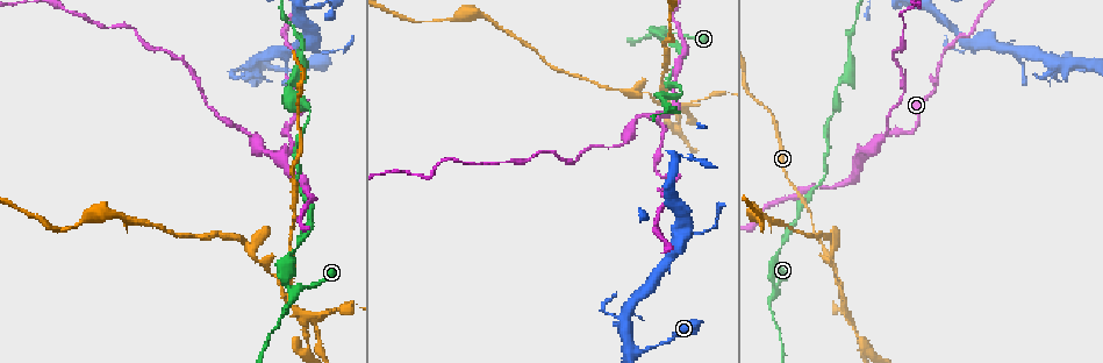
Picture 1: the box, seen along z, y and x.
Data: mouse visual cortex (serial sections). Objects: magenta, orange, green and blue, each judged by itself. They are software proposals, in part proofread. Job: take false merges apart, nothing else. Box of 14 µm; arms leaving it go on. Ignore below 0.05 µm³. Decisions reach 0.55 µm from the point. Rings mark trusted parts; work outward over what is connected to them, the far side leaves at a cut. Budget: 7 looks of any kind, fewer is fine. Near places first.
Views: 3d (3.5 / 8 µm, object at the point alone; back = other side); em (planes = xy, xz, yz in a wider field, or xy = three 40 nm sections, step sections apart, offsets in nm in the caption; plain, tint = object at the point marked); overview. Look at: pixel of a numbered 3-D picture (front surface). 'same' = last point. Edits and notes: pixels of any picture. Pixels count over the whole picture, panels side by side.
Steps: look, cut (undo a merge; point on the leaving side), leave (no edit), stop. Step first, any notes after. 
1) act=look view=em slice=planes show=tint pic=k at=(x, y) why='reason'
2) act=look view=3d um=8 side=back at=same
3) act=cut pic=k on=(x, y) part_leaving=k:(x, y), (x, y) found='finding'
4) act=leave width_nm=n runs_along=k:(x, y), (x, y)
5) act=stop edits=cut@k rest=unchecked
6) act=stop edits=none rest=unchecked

act=look view=3d um=3.5 pic=1 at=(666, 126) why='abrupt turn'

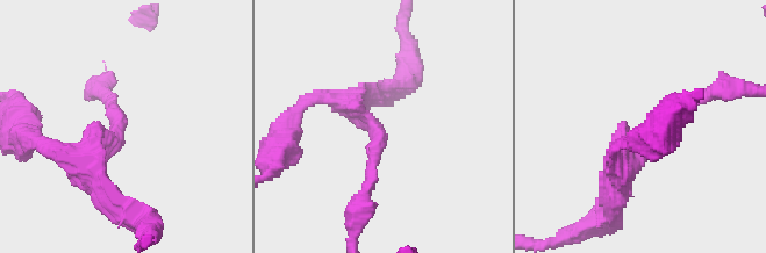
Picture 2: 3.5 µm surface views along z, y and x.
act=look view=em slice=xy step=5 show=tint pic=2 at=(377, 128) arms=3 arm_widths_nm=150,300,300

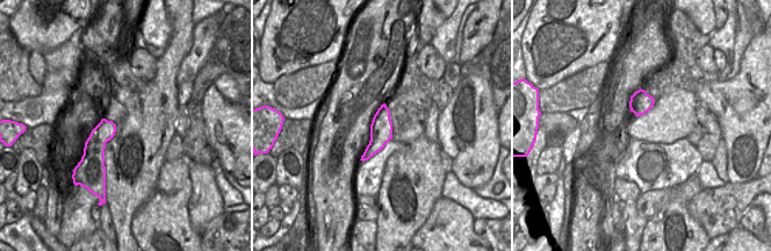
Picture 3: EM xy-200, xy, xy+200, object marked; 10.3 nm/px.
act=look view=em slice=xy step=3 show=tint at=same why='cut it another way'

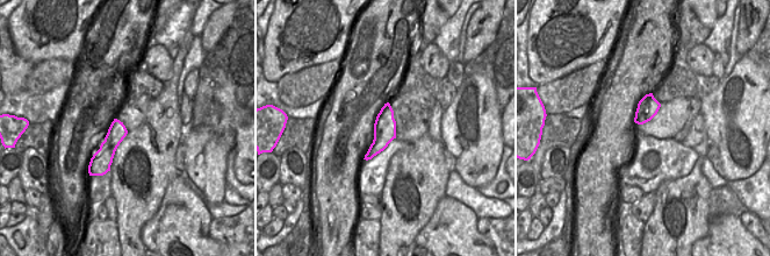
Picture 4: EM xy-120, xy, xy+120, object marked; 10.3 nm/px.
act=leave runs_along=2:(702, 96), (613, 150) found='one cell here'

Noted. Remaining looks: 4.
act=look view=em slice=planes show=tint pic=1 at=(296, 291) why='thick turns thin'

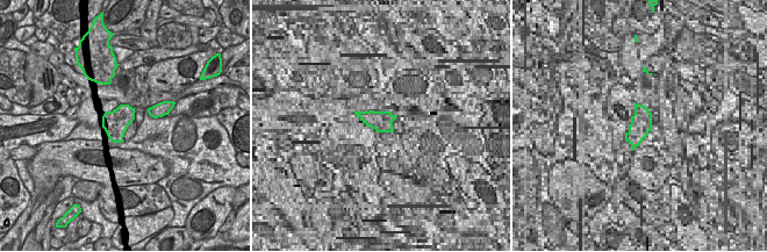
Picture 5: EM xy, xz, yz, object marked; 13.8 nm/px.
act=look view=3d um=3.5 at=same

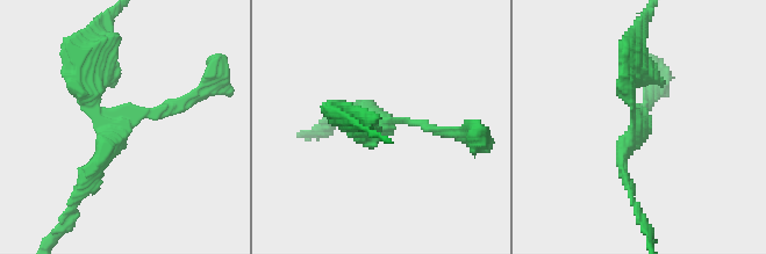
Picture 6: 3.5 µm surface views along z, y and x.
act=leave width_nm=360 runs_along=6:(192, 98), (109, 123), (88, 69) found='all the same cell'

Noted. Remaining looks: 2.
act=look view=3d um=8 pic=1 at=(841, 290) why='arms part here'

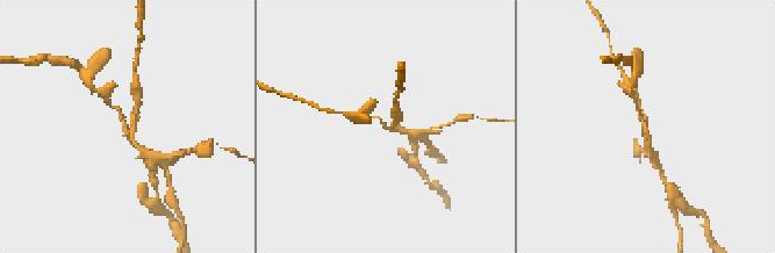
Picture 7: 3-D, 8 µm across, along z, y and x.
act=look view=em slice=planes show=tint pic=7 at=(647, 126) arms=3 arm_widths_nm=100,150,200 why='need the tissue'

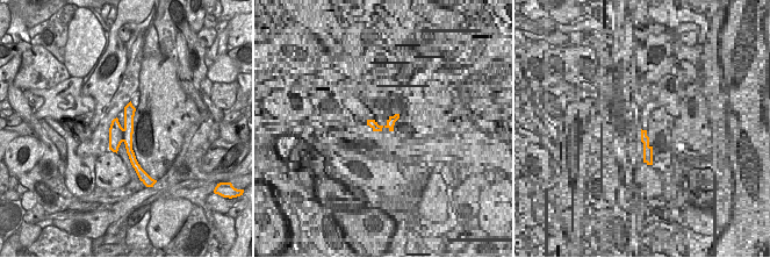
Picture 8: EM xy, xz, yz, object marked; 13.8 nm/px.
act=cut pic=7 on=(174, 157) border=8:(127, 121), (128, 140), (131, 143) found='two cells meet here'

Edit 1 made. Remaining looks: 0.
act=stop edits=cut@7 rest=unchecked

